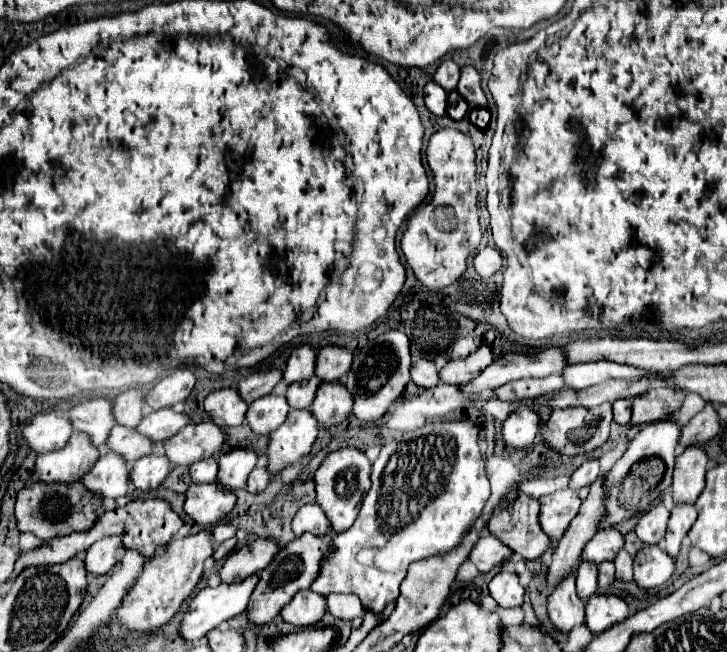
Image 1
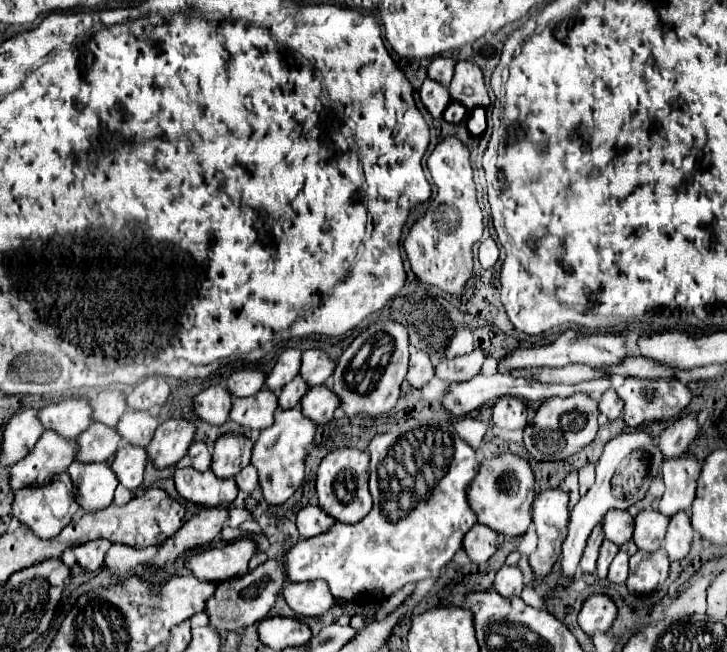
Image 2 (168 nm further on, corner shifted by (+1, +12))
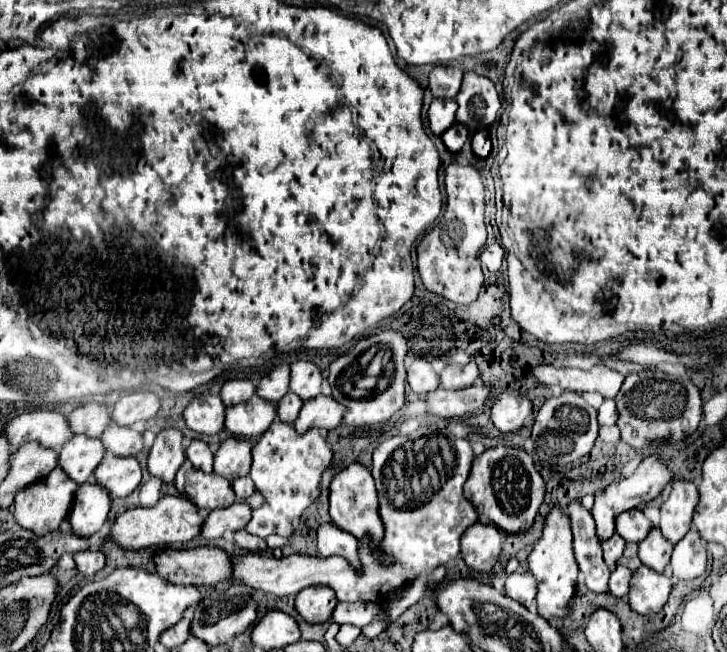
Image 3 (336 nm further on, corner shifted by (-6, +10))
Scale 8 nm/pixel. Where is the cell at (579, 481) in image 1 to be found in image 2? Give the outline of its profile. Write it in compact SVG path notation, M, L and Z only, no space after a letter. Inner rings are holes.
M570 472L566 476L566 480L560 484L560 490L566 492L570 496L570 502L568 502L568 508L572 510L574 504L580 500L580 494L578 494L578 474L576 472Z

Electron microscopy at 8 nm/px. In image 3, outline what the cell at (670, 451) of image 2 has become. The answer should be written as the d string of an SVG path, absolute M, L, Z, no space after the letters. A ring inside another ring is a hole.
M651 454L651 456L643 458L639 468L629 478L621 478L619 482L613 482L611 486L607 486L607 490L601 496L595 498L595 506L591 510L591 514L595 518L595 524L597 524L597 540L599 540L599 544L603 544L605 540L609 540L615 534L615 518L621 512L631 510L631 508L635 508L639 504L651 502L653 498L657 498L661 494L661 490L667 484L671 484L671 480L673 480L673 470L667 466L663 456L661 454Z

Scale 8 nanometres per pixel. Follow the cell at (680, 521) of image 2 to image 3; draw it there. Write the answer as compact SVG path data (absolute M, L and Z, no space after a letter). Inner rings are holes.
M691 528L673 548L673 576L679 580L693 580L705 572L705 564L707 556L701 544L701 536L695 528Z

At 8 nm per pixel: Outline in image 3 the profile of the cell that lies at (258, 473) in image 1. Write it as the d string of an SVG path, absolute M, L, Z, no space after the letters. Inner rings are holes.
M243 476L243 478L237 478L233 484L233 490L235 490L235 494L239 496L239 498L249 498L253 492L255 492L255 484L253 484L253 480L249 478L249 476Z

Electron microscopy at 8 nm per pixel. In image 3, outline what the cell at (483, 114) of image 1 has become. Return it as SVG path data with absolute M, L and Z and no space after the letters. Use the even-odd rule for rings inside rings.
M487 128L477 130L477 132L471 136L471 146L473 146L473 152L475 152L479 158L487 158L487 156L489 156L489 150L491 150L489 130L487 130Z

